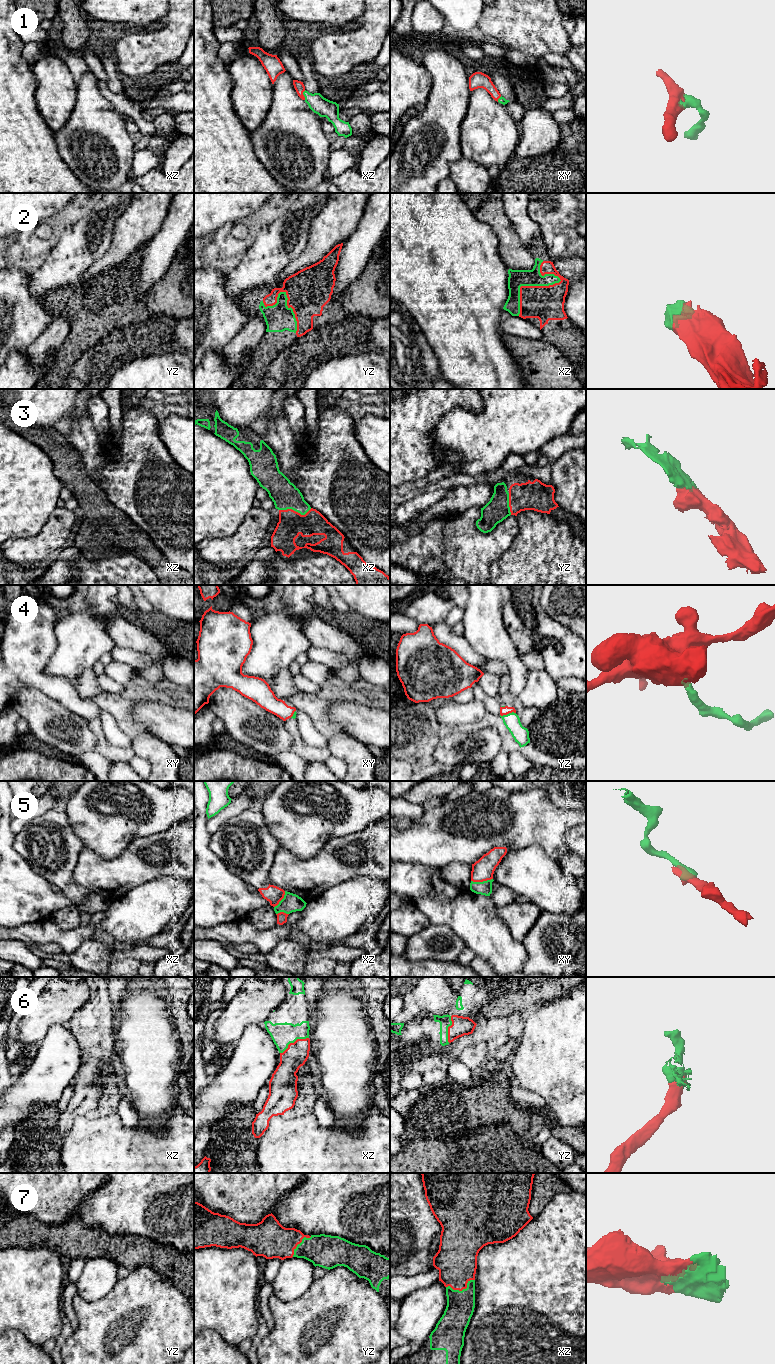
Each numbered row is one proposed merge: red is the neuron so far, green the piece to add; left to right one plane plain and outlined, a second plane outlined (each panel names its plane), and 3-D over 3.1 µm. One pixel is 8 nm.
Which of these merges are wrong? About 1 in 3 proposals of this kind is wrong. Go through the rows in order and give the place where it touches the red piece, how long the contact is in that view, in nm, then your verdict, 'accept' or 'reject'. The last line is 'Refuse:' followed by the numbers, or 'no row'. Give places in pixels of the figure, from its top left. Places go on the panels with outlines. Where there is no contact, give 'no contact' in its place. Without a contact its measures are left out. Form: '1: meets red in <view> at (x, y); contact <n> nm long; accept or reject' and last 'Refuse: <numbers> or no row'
1: meets red in xz at (303, 95); contact 80 nm long; accept
2: meets red in xz at (542, 286); contact 480 nm long; accept
3: meets red in xz at (295, 511); contact 260 nm long; accept
4: meets red in yz at (507, 713); contact 130 nm long; accept
5: meets red in xy at (481, 881); contact 180 nm long; reject
6: meets red in xz at (294, 1042); contact 260 nm long; accept
7: meets red in xz at (461, 1290); contact 240 nm long; accept
Refuse: 5

